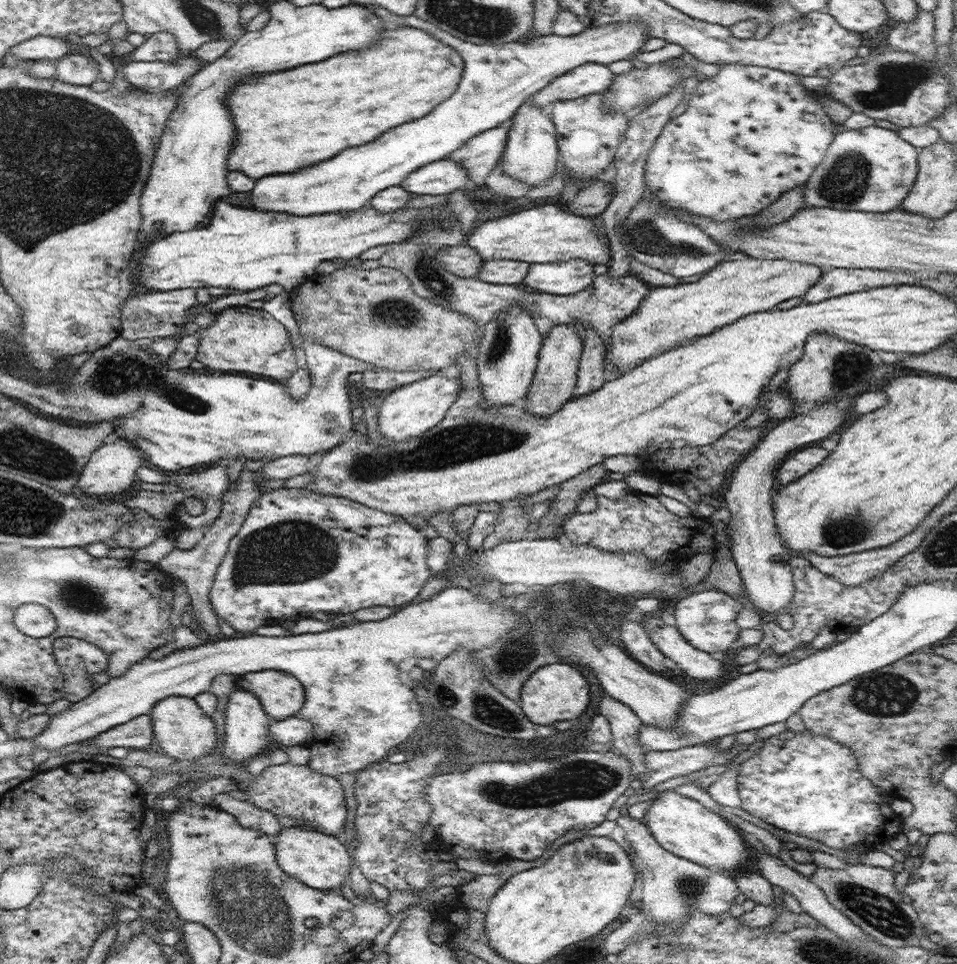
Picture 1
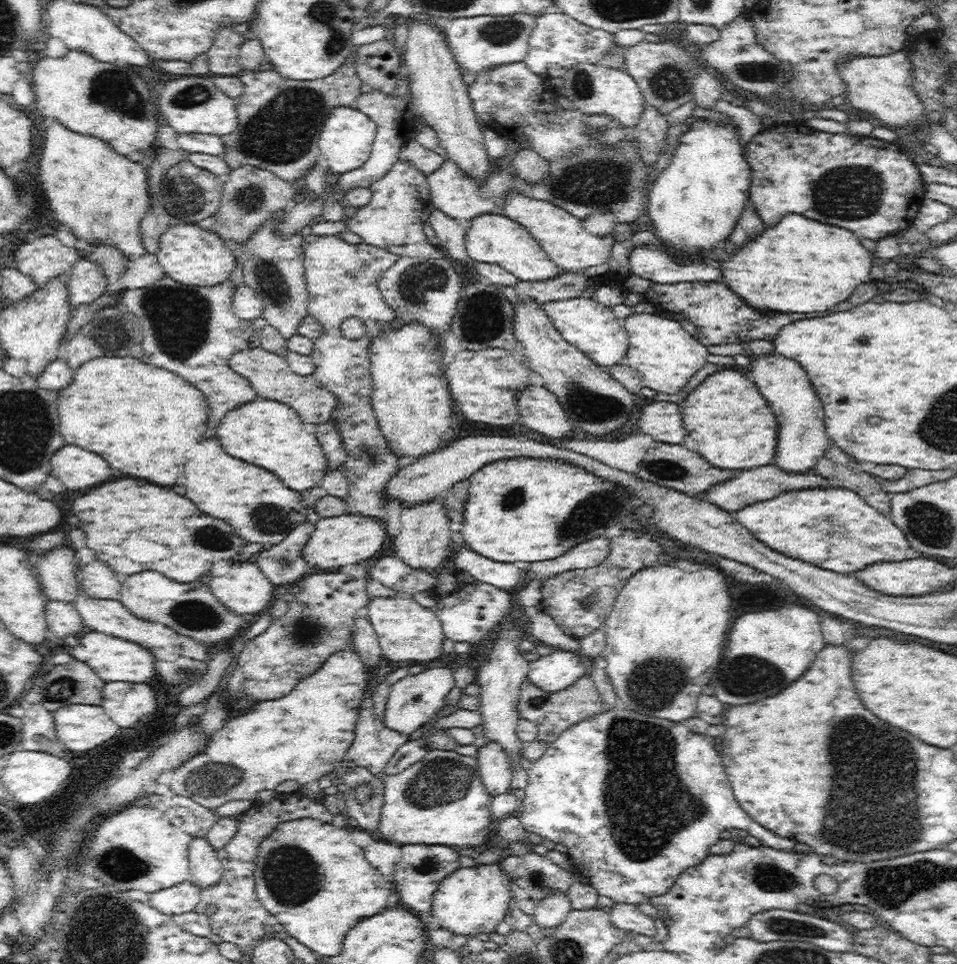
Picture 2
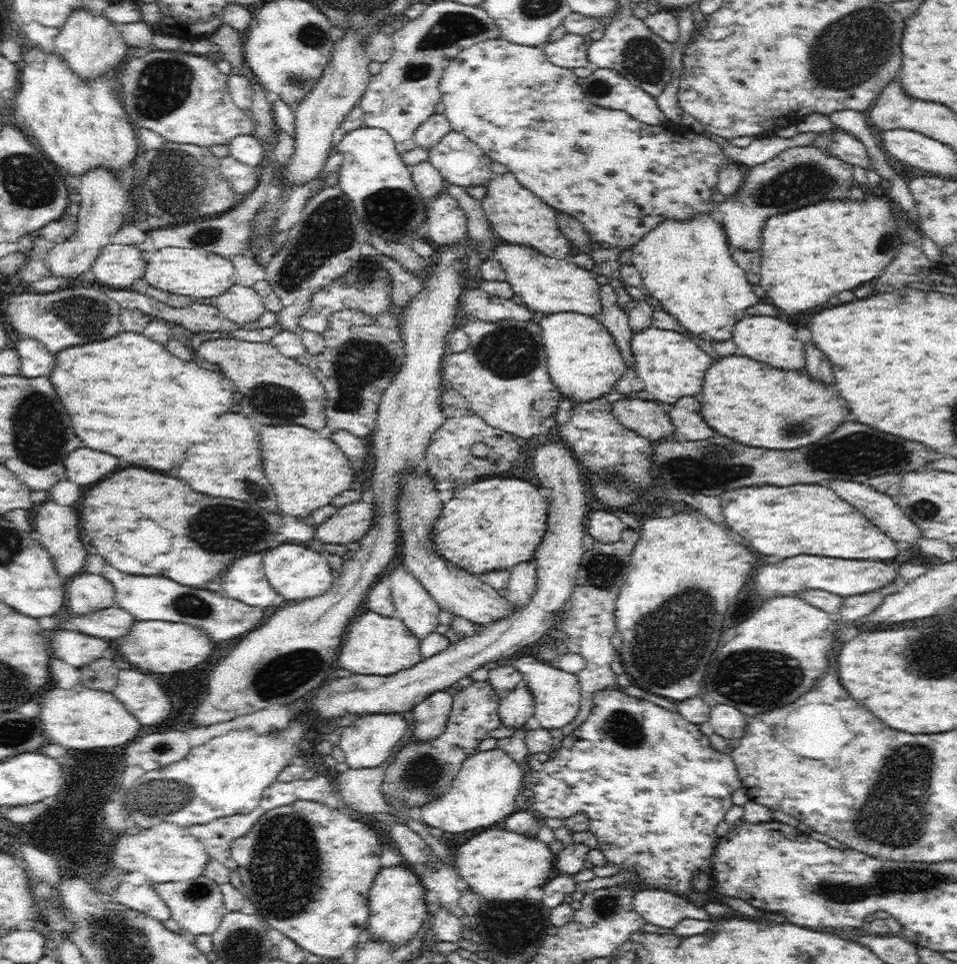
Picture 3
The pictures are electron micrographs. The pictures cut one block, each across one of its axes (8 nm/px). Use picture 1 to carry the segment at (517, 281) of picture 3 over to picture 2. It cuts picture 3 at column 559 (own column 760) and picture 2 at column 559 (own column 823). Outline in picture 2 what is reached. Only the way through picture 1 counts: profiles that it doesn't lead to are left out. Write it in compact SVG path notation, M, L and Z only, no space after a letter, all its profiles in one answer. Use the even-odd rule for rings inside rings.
M482 213L480 216L474 217L470 221L470 228L468 228L468 232L466 232L465 236L465 243L466 243L466 250L469 254L469 257L471 260L477 264L481 263L490 263L490 264L496 264L500 265L502 268L505 268L508 272L511 272L518 278L518 280L524 280L524 281L536 281L536 280L550 280L552 276L558 276L560 272L564 272L563 270L560 270L560 268L548 258L548 255L544 252L544 249L538 244L538 241L528 232L527 228L524 228L519 222L516 222L515 220L510 220L506 215L504 214L490 214L490 213Z

